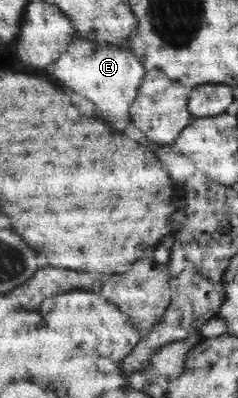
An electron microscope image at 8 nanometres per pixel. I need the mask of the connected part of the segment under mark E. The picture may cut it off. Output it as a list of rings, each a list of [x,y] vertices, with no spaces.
[[[75,37],[69,43],[60,59],[48,67],[48,73],[54,75],[62,85],[94,101],[96,109],[100,113],[104,111],[108,123],[118,131],[124,131],[126,123],[130,123],[128,109],[130,103],[136,99],[140,81],[144,77],[143,66],[130,49],[80,37]]]

